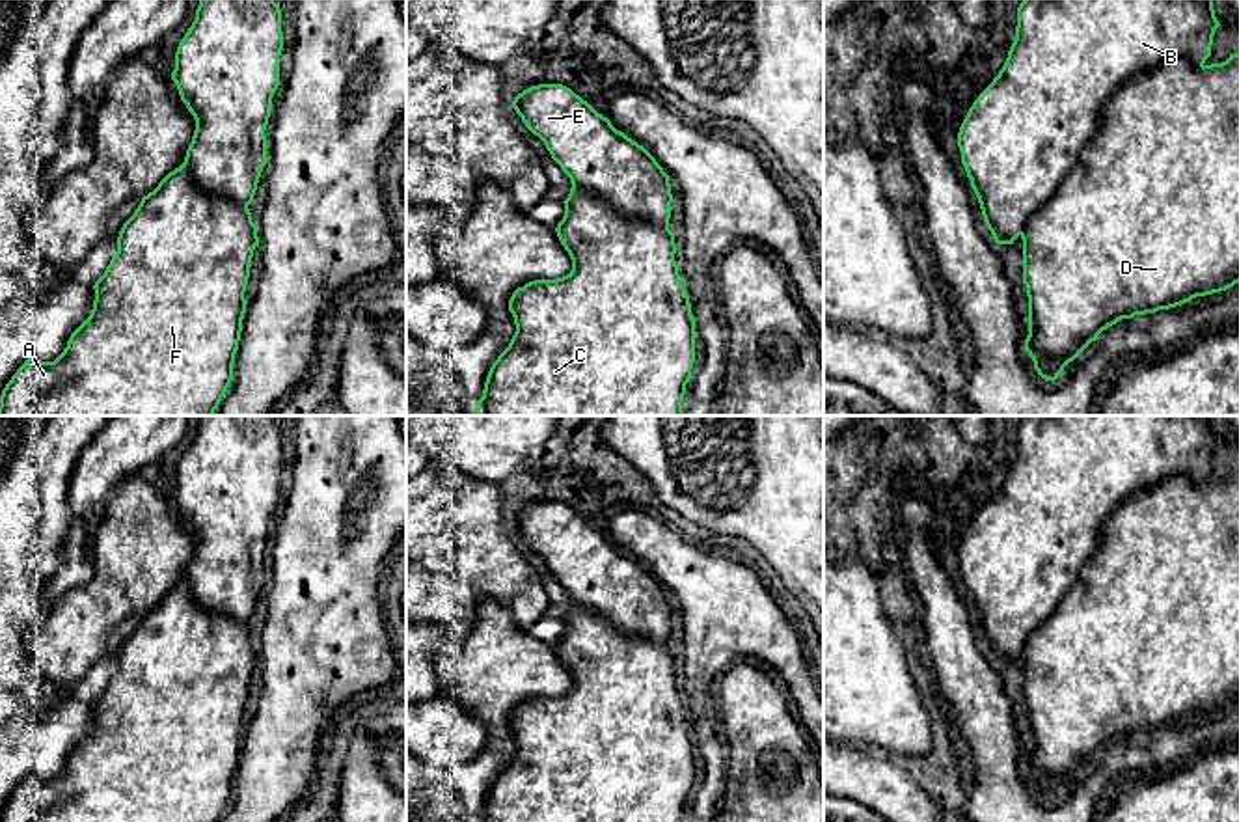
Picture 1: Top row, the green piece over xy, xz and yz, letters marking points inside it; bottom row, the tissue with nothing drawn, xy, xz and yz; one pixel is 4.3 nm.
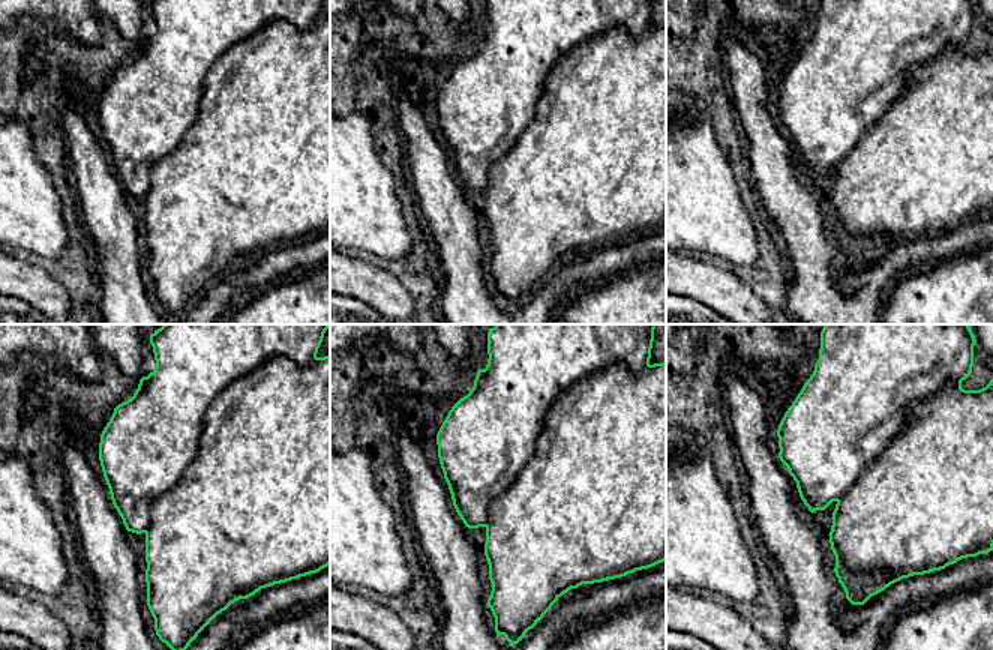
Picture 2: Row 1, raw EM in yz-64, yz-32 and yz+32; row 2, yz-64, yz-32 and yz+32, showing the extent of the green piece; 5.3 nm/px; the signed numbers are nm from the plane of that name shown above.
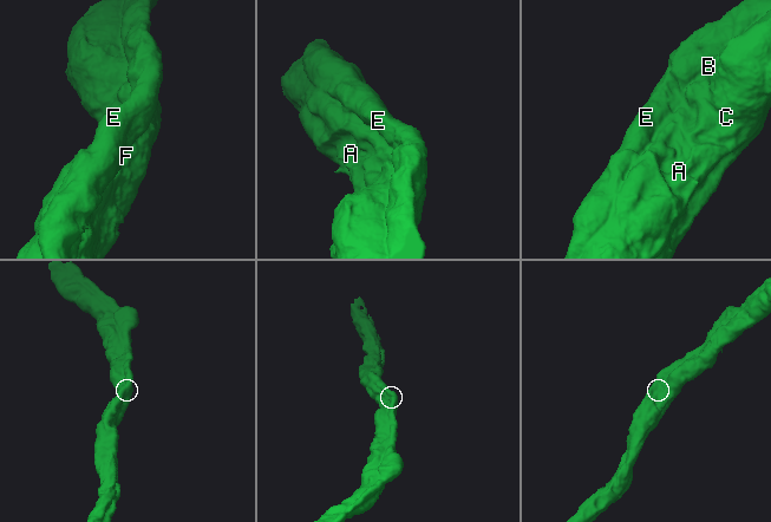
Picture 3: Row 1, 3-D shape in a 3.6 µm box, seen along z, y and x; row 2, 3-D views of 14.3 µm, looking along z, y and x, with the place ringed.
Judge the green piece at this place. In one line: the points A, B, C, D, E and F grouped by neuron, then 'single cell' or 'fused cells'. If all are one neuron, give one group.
A B C D E F | single cell

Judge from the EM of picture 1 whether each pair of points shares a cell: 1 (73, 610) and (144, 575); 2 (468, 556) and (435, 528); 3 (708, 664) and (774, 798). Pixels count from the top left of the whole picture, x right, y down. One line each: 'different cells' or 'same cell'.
1: same cell
2: same cell
3: different cells

